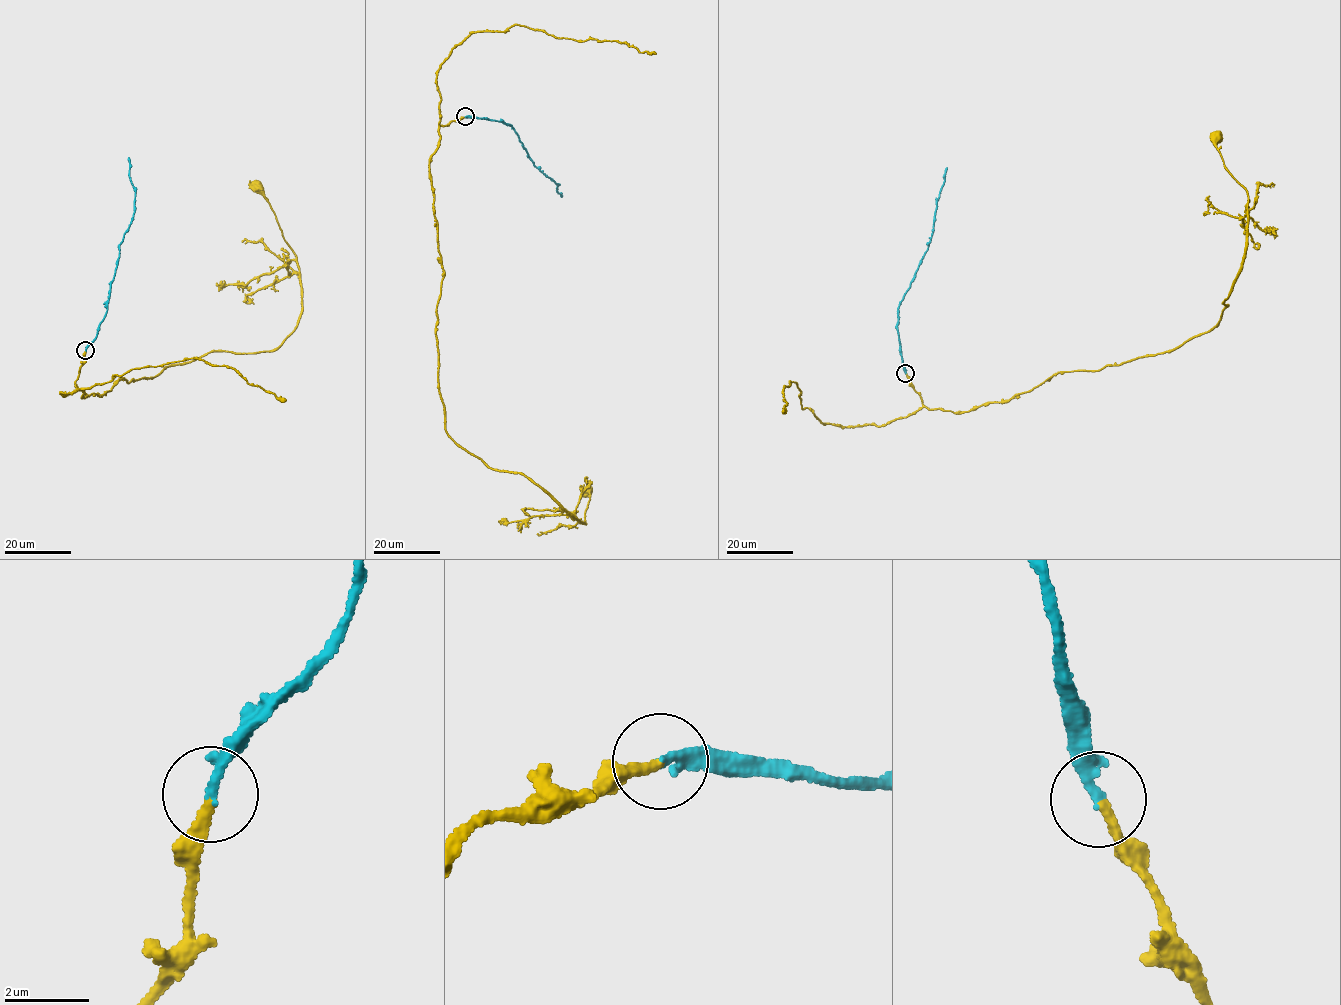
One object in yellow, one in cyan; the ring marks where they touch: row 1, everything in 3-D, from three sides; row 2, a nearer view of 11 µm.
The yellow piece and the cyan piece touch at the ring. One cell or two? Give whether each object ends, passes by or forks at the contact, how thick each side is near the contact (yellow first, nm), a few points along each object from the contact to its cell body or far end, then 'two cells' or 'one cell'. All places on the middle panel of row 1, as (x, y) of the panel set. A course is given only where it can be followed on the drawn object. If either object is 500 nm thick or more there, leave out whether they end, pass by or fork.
yellow ends | cyan ends | 240/240 nm | yellow via (465, 116), (439, 127), (430, 172), (446, 432), (587, 524), (586, 491) | cyan via (465, 116), (501, 120), (512, 126), (534, 165), (559, 184), (557, 191), (561, 197) | one cell

